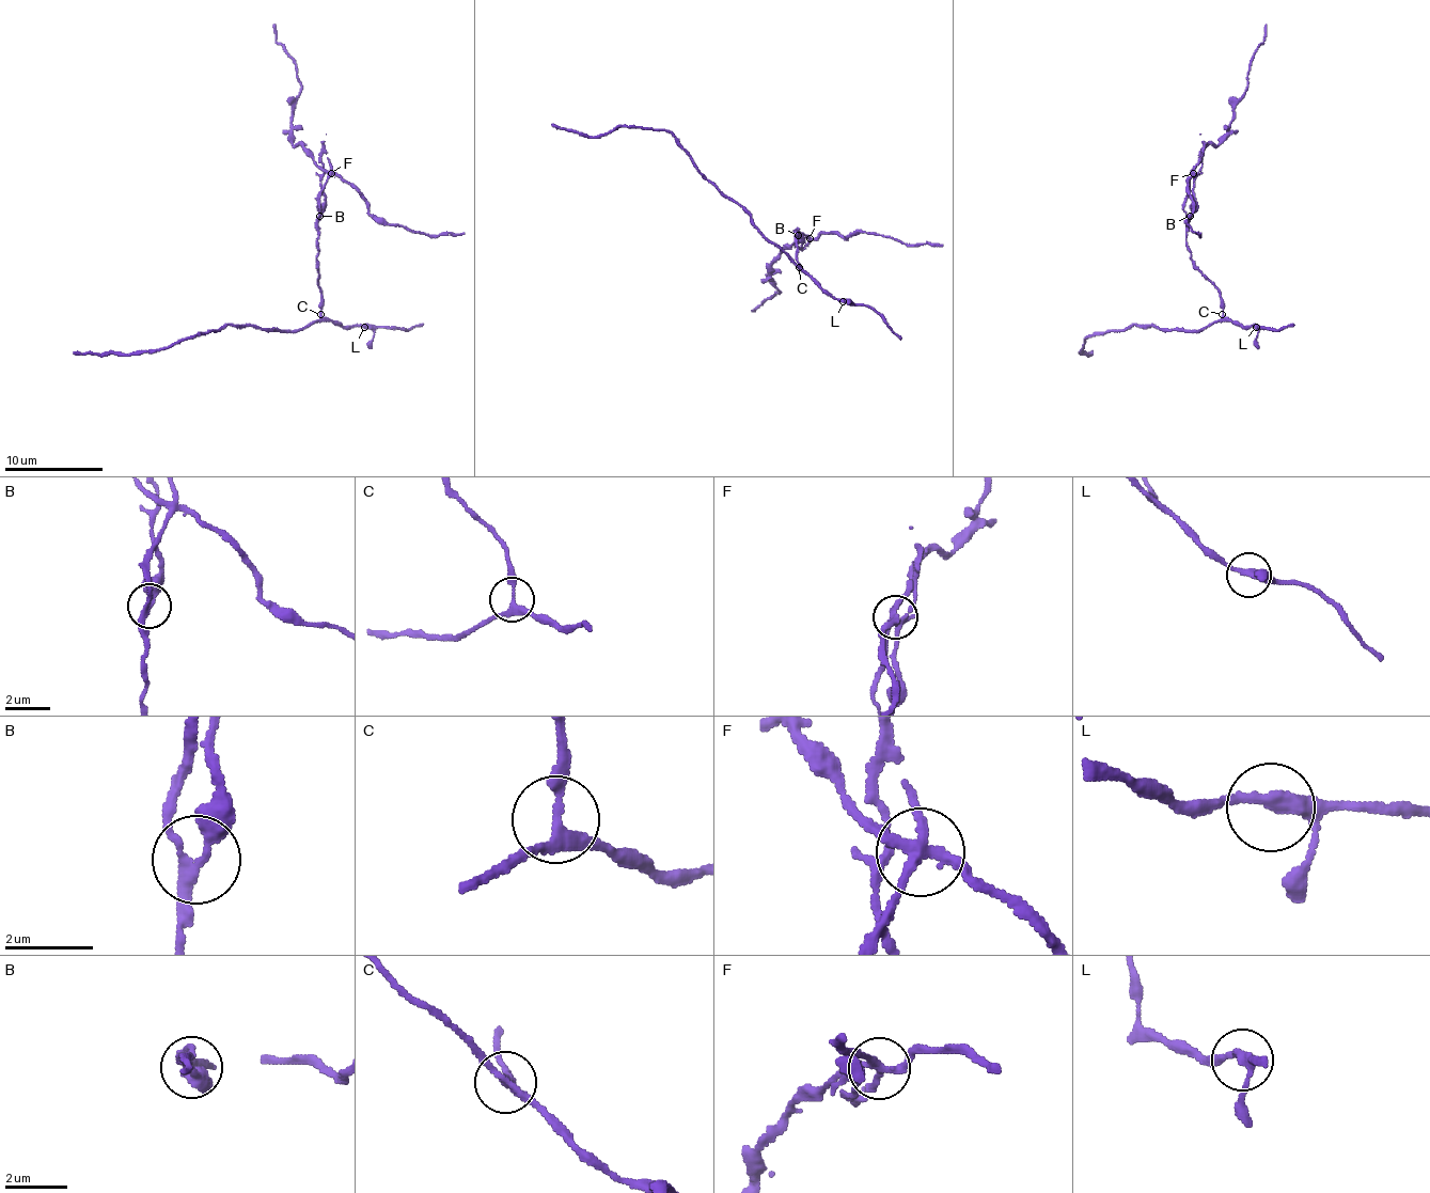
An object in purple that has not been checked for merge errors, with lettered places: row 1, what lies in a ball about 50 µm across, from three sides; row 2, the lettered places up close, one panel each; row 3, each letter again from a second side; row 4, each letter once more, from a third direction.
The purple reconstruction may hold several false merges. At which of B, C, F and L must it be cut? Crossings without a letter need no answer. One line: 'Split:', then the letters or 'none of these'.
Split: B, F

